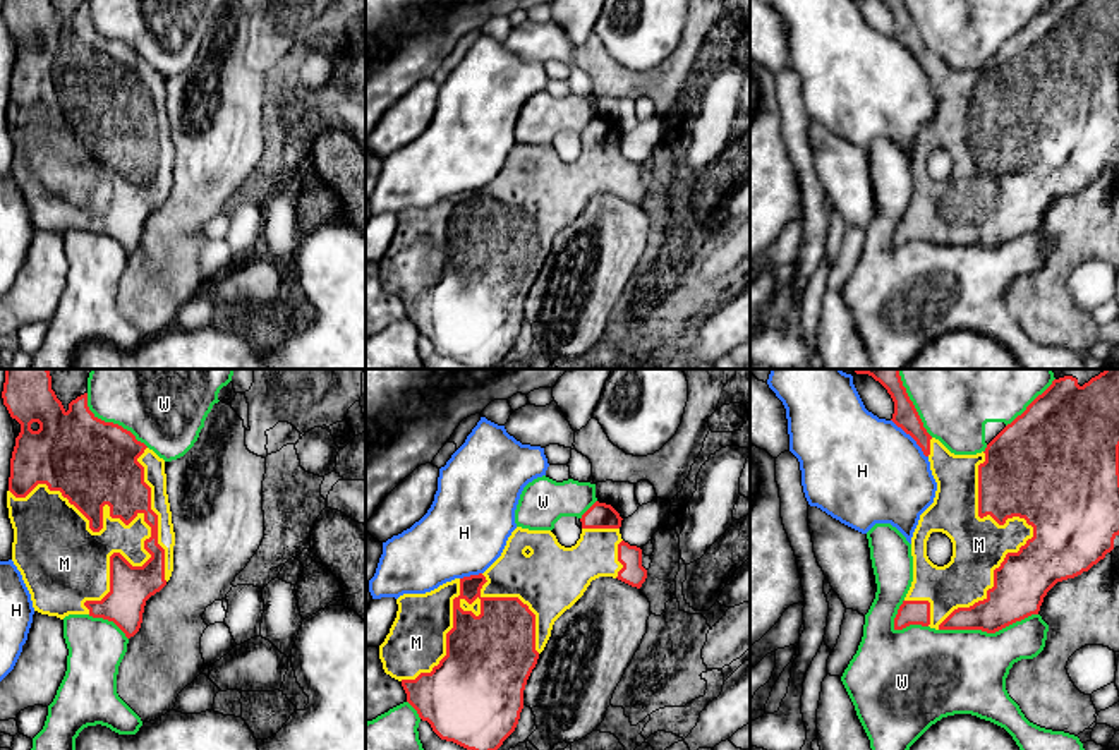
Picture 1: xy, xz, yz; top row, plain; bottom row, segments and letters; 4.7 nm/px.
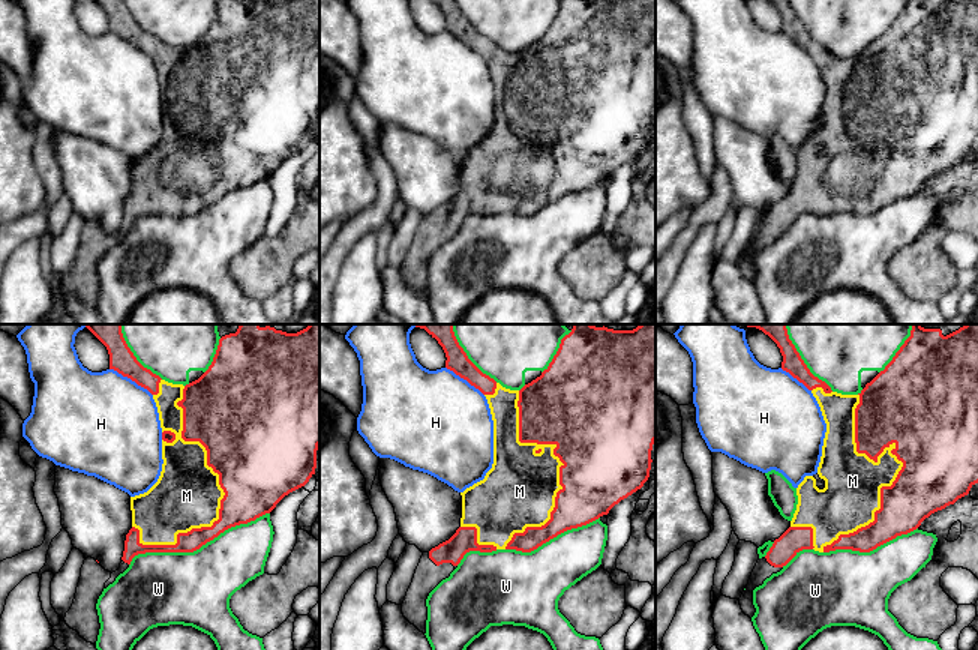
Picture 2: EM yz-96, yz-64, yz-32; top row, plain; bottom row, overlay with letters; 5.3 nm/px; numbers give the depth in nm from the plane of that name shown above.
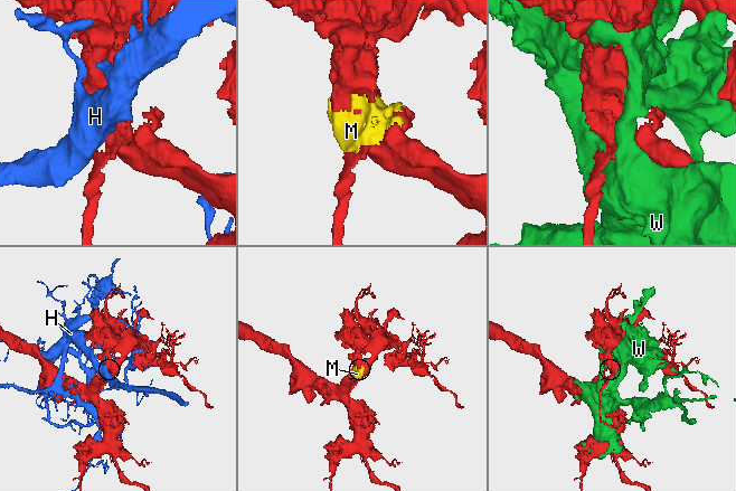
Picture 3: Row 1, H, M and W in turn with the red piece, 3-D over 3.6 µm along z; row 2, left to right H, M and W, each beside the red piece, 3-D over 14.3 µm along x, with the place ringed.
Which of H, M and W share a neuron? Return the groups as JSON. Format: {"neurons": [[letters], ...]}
{"neurons": [["H"], ["M"], ["W"]]}

